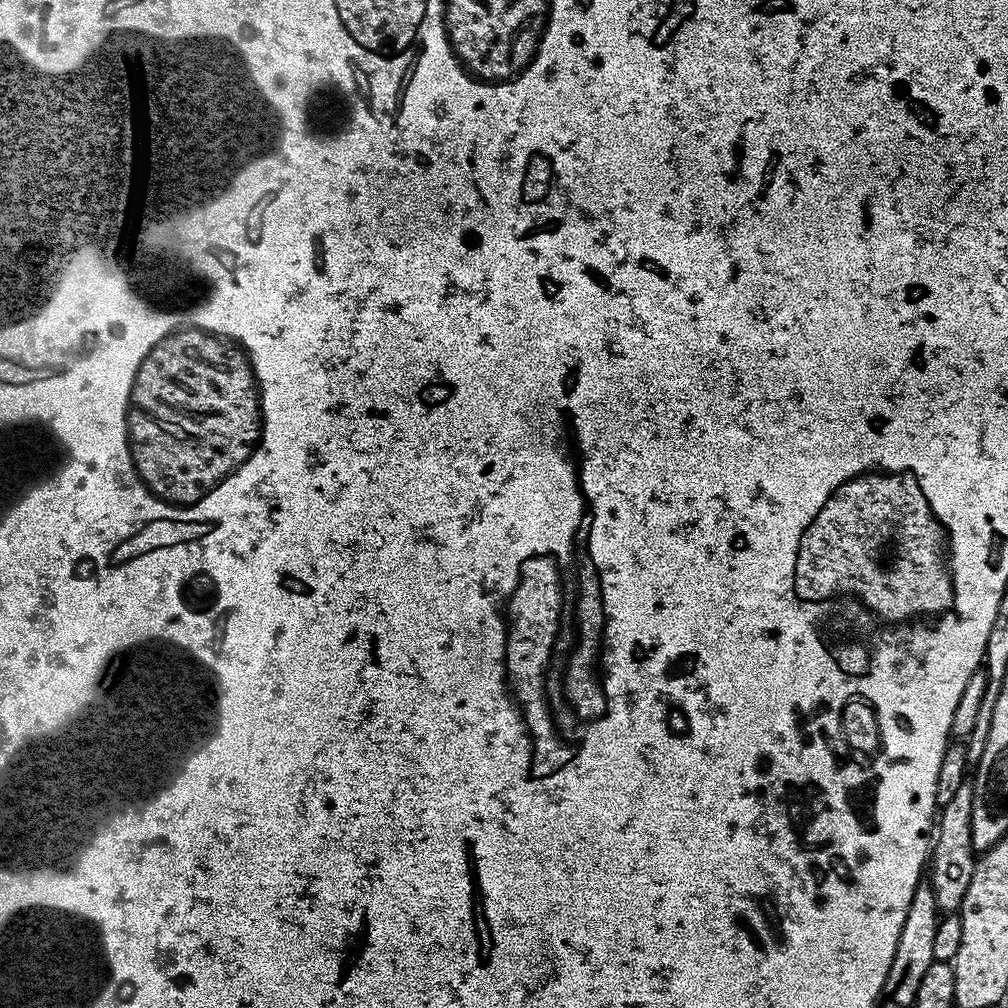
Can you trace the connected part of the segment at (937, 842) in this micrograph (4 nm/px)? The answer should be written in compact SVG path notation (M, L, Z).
M966 782L958 786L958 791L954 793L954 799L951 802L942 805L934 824L934 839L930 844L930 863L926 868L926 880L932 885L936 904L944 914L952 914L959 909L962 898L966 898L970 878L974 878L978 853L976 847L972 845L970 814L973 810L972 785Z

